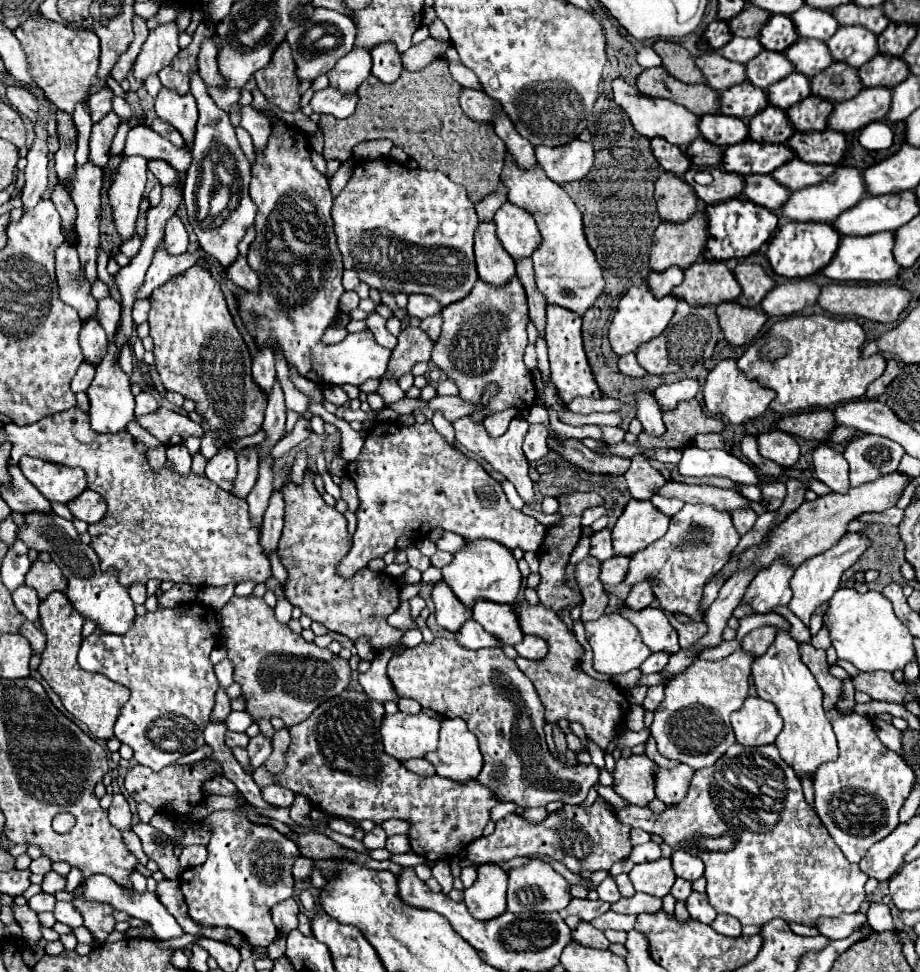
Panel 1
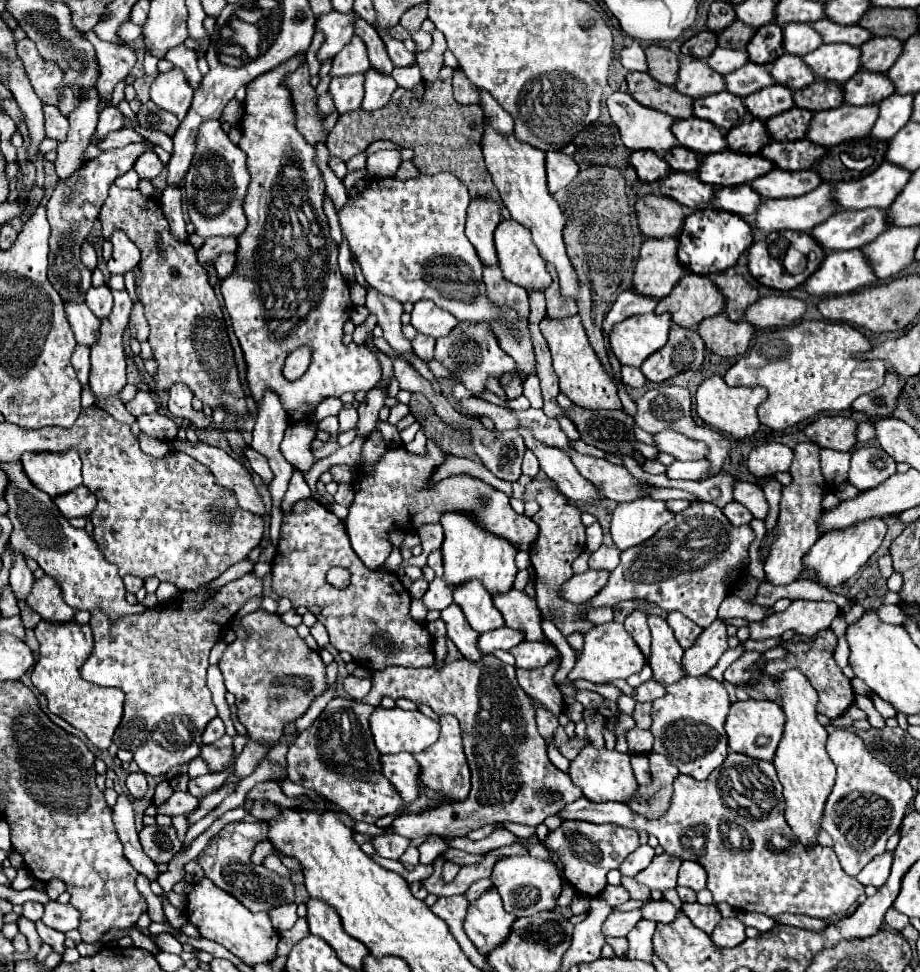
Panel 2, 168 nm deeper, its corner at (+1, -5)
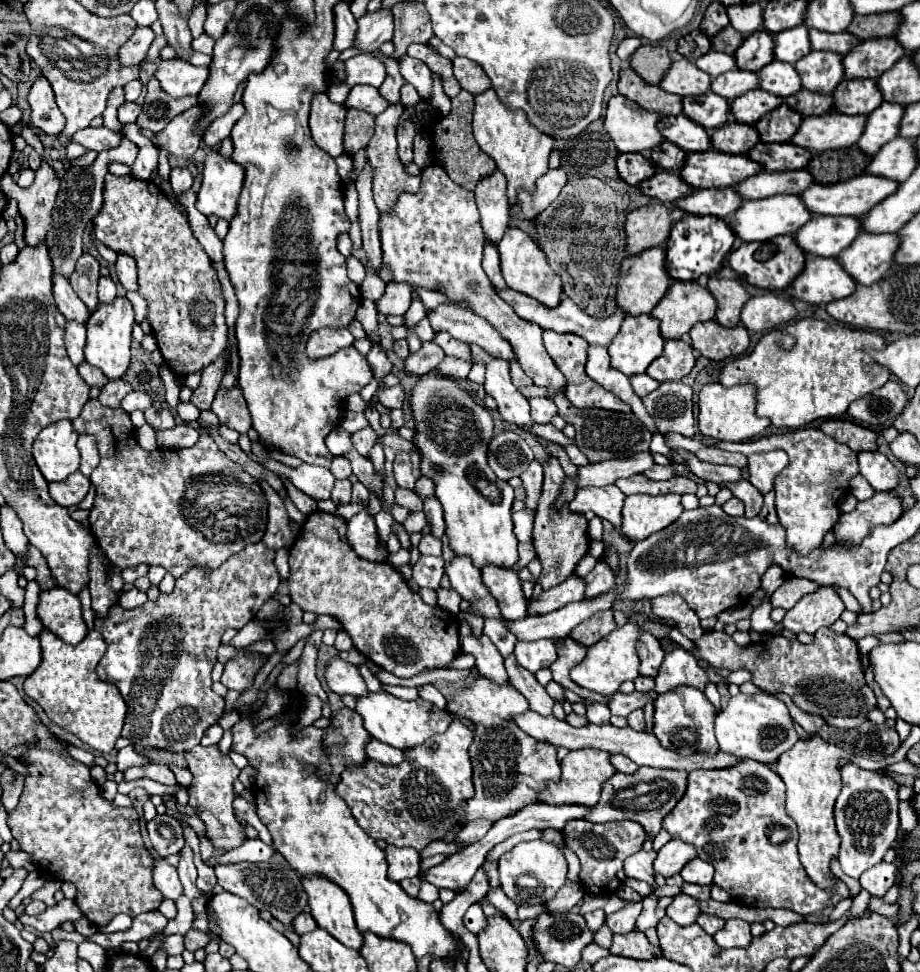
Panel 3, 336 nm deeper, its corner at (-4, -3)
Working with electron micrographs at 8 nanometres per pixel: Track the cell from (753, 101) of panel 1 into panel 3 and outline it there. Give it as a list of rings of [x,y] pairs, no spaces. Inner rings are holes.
[[[714,92],[696,98],[684,98],[682,104],[684,104],[684,114],[708,130],[716,130],[724,126],[732,114],[730,102]]]

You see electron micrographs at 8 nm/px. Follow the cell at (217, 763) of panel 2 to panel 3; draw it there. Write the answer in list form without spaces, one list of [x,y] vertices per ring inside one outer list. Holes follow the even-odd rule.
[[[196,746],[196,750],[190,750],[186,756],[188,770],[194,774],[194,782],[190,784],[188,796],[190,796],[190,806],[198,810],[198,816],[206,824],[206,834],[212,838],[216,848],[232,850],[240,846],[246,836],[240,828],[240,822],[234,818],[232,810],[232,800],[236,798],[232,792],[232,784],[240,774],[240,768],[232,764],[228,754],[222,754],[218,746]]]

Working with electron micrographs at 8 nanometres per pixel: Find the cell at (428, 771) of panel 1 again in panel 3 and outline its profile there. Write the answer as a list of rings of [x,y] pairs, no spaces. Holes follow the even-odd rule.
[[[368,742],[368,748],[366,748],[366,754],[368,758],[376,760],[376,762],[382,762],[386,766],[396,766],[404,760],[404,752],[398,750],[398,748],[392,748],[388,744],[382,744],[382,742]]]

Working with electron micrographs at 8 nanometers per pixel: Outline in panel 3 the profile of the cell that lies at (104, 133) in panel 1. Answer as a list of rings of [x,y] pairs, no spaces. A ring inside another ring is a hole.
[[[124,102],[118,108],[118,120],[120,120],[120,124],[132,124],[132,122],[136,122],[138,114],[140,114],[140,106],[134,104],[134,102]]]

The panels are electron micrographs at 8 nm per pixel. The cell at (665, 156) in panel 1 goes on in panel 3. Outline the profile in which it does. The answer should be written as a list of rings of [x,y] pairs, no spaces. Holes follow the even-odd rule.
[[[620,154],[620,158],[616,160],[616,168],[620,170],[620,178],[624,178],[632,186],[656,174],[656,166],[652,164],[652,160],[644,158],[642,154]]]

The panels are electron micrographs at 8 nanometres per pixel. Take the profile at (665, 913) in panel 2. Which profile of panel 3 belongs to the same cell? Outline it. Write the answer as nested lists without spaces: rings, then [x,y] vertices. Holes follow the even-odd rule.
[[[678,894],[672,904],[666,908],[666,916],[672,918],[680,926],[688,926],[696,920],[696,914],[700,914],[698,900],[690,898],[686,894]]]

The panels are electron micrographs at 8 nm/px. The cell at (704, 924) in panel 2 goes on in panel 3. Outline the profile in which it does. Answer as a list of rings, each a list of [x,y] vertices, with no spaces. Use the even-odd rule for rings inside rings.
[[[700,914],[696,924],[700,924],[708,934],[714,934],[718,932],[722,926],[724,926],[724,920],[718,918],[718,916],[710,916],[710,914]]]

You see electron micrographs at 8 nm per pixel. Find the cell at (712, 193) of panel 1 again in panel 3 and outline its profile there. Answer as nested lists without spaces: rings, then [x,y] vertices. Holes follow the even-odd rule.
[[[658,170],[652,178],[644,180],[640,184],[640,188],[642,188],[644,194],[654,196],[664,204],[672,204],[672,202],[676,202],[680,198],[686,198],[694,192],[692,186],[688,186],[680,176],[676,176],[672,172],[666,172],[666,170]]]

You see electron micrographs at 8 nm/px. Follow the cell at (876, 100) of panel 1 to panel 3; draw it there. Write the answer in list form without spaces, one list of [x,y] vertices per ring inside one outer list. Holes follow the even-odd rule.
[[[832,110],[822,116],[808,116],[794,134],[792,144],[808,148],[810,152],[838,150],[856,144],[864,132],[866,116],[848,116]]]

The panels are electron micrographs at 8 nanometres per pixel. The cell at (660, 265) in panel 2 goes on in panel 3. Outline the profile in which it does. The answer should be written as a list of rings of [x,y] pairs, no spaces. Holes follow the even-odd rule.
[[[654,246],[636,256],[628,256],[620,270],[620,282],[618,282],[618,294],[616,294],[618,308],[634,316],[650,314],[652,308],[662,300],[662,296],[666,294],[672,282],[674,280],[666,270],[666,250],[664,248]]]

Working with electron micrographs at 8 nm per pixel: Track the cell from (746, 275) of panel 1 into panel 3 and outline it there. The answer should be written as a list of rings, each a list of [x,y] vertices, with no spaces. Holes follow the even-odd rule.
[[[712,276],[706,284],[712,296],[718,302],[716,320],[726,328],[734,328],[740,324],[740,310],[750,300],[750,294],[738,280],[722,280]]]

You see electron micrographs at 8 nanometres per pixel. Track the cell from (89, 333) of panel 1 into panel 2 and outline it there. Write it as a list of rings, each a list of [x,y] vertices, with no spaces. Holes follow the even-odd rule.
[[[65,304],[65,314],[75,332],[77,342],[91,346],[97,340],[99,318],[87,308],[87,304]]]

